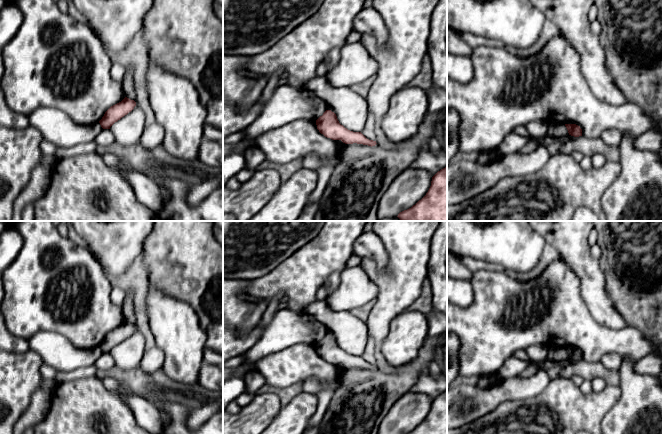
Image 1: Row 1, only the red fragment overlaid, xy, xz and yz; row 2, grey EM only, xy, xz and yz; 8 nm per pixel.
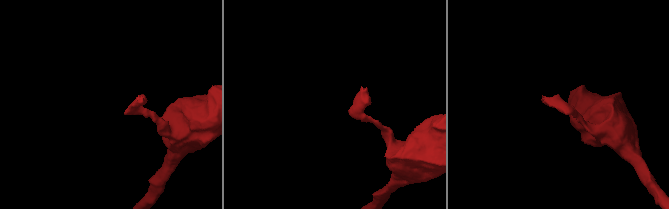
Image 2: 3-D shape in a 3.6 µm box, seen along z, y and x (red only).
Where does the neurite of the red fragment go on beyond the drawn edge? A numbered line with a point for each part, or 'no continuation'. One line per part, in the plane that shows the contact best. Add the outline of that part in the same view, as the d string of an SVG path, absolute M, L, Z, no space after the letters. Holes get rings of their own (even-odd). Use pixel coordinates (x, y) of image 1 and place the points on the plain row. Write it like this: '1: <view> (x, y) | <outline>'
no continuation

